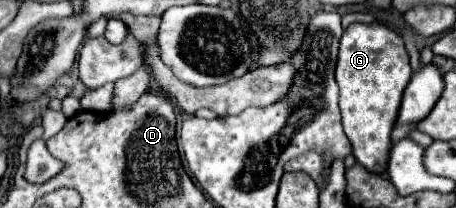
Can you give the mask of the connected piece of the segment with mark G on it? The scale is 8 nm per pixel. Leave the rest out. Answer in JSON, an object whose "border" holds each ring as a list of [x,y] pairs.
{"border":[[[351,24],[341,38],[335,78],[339,84],[339,106],[343,132],[353,146],[359,164],[383,172],[389,160],[391,130],[397,120],[403,90],[411,80],[409,54],[403,38],[385,24]]]}

